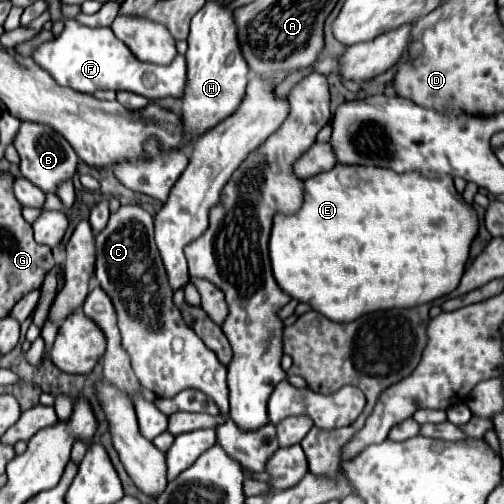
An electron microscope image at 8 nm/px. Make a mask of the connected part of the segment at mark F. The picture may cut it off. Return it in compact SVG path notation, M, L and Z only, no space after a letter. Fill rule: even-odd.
M67 20L65 30L49 40L39 44L31 56L59 86L69 86L79 92L93 94L97 90L129 90L147 96L149 100L163 98L181 98L187 86L187 68L181 54L167 68L155 64L139 62L127 52L127 46L115 38L111 28L89 28L77 20Z

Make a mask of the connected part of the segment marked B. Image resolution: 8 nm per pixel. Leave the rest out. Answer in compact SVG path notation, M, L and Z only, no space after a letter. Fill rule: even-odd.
M21 122L19 134L13 142L13 146L17 148L19 156L21 156L21 164L19 170L23 174L23 178L27 178L29 182L33 182L37 188L41 188L41 192L45 194L55 194L57 188L71 180L77 172L77 154L75 150L63 140L63 136L59 136L55 130L43 126L43 124L31 124L31 122Z

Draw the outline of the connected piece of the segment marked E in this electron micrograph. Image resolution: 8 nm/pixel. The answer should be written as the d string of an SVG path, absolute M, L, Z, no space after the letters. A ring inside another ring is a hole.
M343 166L303 182L303 206L295 214L273 216L269 256L277 284L299 302L311 304L335 322L351 322L367 312L411 308L453 292L463 276L469 246L477 234L477 212L455 190L453 178L437 172L387 172L383 168Z

